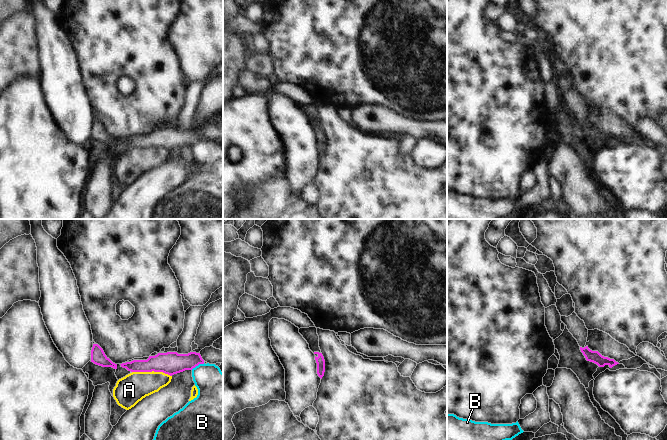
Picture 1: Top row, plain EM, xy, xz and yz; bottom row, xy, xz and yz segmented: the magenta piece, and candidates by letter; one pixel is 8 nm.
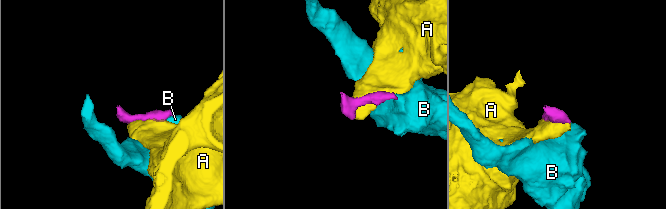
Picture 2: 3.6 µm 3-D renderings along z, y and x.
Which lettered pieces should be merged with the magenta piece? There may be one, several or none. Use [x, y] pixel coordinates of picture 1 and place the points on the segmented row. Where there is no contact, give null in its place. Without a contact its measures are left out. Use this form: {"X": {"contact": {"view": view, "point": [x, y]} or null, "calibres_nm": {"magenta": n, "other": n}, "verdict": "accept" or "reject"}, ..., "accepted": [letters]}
{"A": {"contact": {"view": "xy", "point": [152, 370]}, "calibres_nm": {"magenta": 180, "other": 240}, "verdict": "reject"}, "B": {"contact": {"view": "xy", "point": [197, 365]}, "calibres_nm": {"magenta": 180, "other": 280}, "verdict": "reject"}, "accepted": []}

